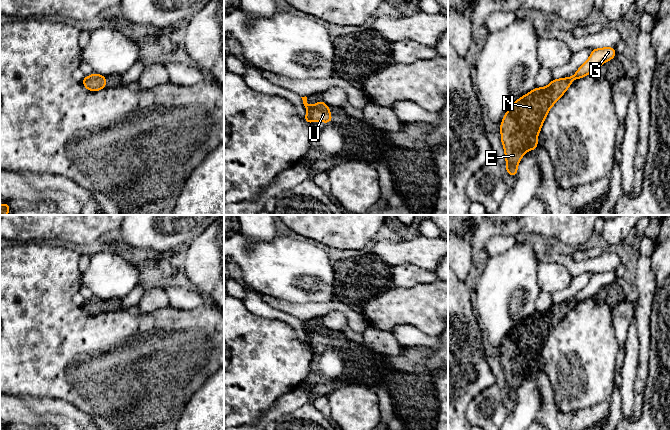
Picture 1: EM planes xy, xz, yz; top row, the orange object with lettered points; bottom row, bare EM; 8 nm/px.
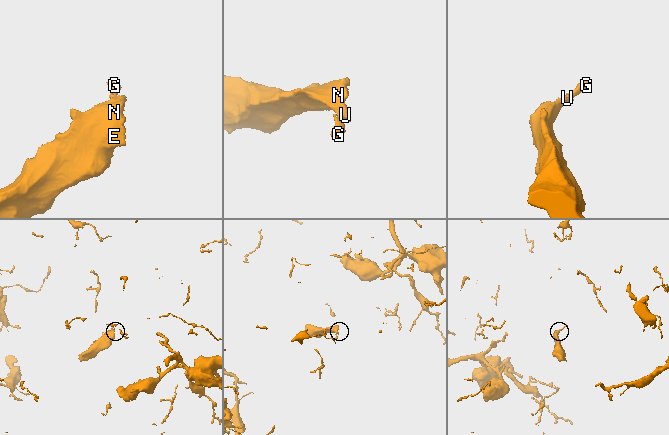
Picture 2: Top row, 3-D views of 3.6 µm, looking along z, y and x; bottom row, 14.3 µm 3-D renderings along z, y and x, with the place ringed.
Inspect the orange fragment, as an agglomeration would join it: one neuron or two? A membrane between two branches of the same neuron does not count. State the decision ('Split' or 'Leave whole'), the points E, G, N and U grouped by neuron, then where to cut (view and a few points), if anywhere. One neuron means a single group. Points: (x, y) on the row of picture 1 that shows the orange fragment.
Split. Groups: E N U / G. Split along xz (307, 109), (312, 120)

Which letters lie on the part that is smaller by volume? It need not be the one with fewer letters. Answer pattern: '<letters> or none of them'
E, N, U

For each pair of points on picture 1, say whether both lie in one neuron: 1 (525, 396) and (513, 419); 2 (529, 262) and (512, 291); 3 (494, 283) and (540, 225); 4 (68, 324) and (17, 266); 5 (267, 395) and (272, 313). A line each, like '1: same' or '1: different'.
1: same
2: same
3: different
4: same
5: different

